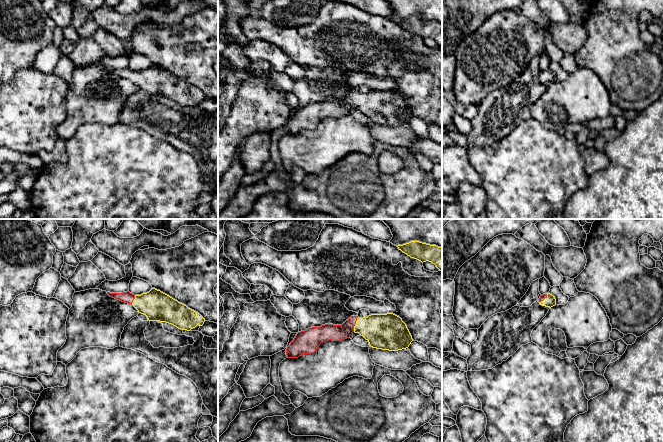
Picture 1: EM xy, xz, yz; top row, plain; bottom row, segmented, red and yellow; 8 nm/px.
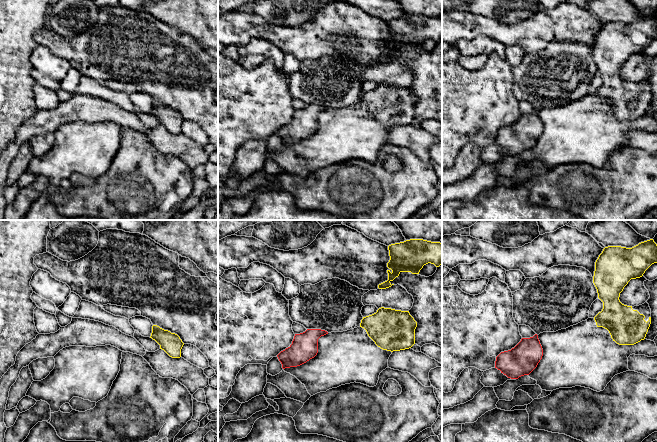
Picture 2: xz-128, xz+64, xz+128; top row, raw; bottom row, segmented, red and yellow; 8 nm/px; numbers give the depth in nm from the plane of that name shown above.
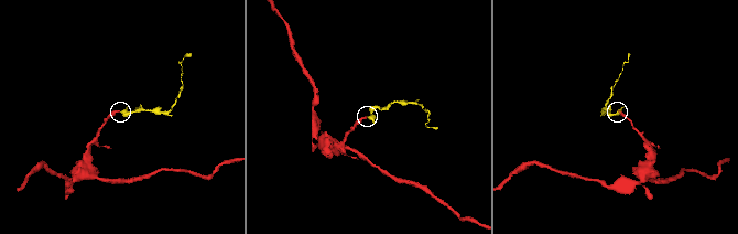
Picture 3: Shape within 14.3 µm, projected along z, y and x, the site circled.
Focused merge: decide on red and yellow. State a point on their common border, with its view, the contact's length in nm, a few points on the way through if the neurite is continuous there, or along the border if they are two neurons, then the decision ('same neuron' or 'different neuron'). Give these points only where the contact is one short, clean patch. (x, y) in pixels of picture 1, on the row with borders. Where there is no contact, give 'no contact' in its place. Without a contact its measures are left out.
contact xz (355, 323); length 130 nm; way xz (326, 332), (342, 332), (355, 323), (383, 331); same neuron

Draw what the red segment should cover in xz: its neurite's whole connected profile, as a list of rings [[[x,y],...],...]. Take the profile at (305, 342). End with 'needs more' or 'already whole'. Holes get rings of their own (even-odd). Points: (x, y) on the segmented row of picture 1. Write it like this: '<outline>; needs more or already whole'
[[[393,313],[371,314],[363,318],[351,316],[342,325],[325,324],[320,327],[311,327],[305,331],[298,332],[286,349],[287,358],[298,358],[302,354],[314,353],[321,343],[329,340],[339,341],[347,339],[353,332],[363,336],[371,347],[382,350],[398,351],[406,349],[413,341],[406,324],[399,316]]]; needs more

